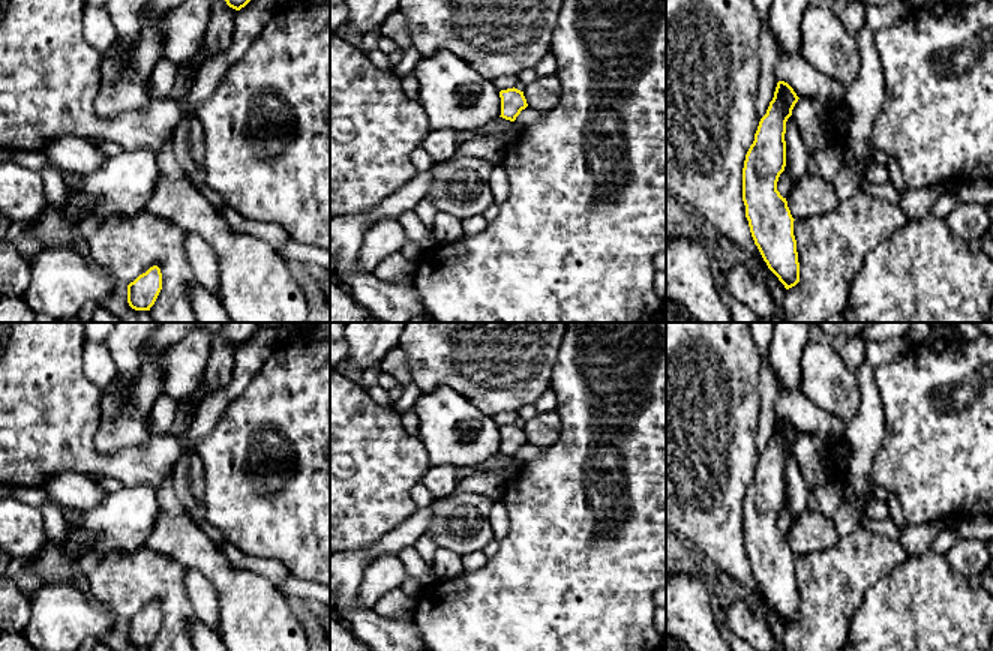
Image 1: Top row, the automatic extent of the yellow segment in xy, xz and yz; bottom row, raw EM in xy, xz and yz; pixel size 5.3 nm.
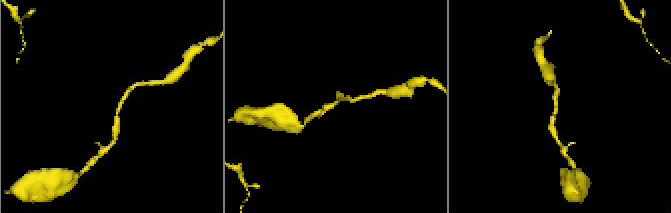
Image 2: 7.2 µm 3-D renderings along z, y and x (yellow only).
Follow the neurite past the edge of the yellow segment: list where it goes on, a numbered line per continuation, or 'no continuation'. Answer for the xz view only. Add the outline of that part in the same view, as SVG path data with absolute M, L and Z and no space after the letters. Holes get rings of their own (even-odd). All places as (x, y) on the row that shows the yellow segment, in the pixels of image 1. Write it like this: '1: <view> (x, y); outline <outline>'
no continuation

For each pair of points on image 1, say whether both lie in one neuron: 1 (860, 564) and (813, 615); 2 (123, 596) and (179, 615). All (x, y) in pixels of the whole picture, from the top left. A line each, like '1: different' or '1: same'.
1: same
2: same

